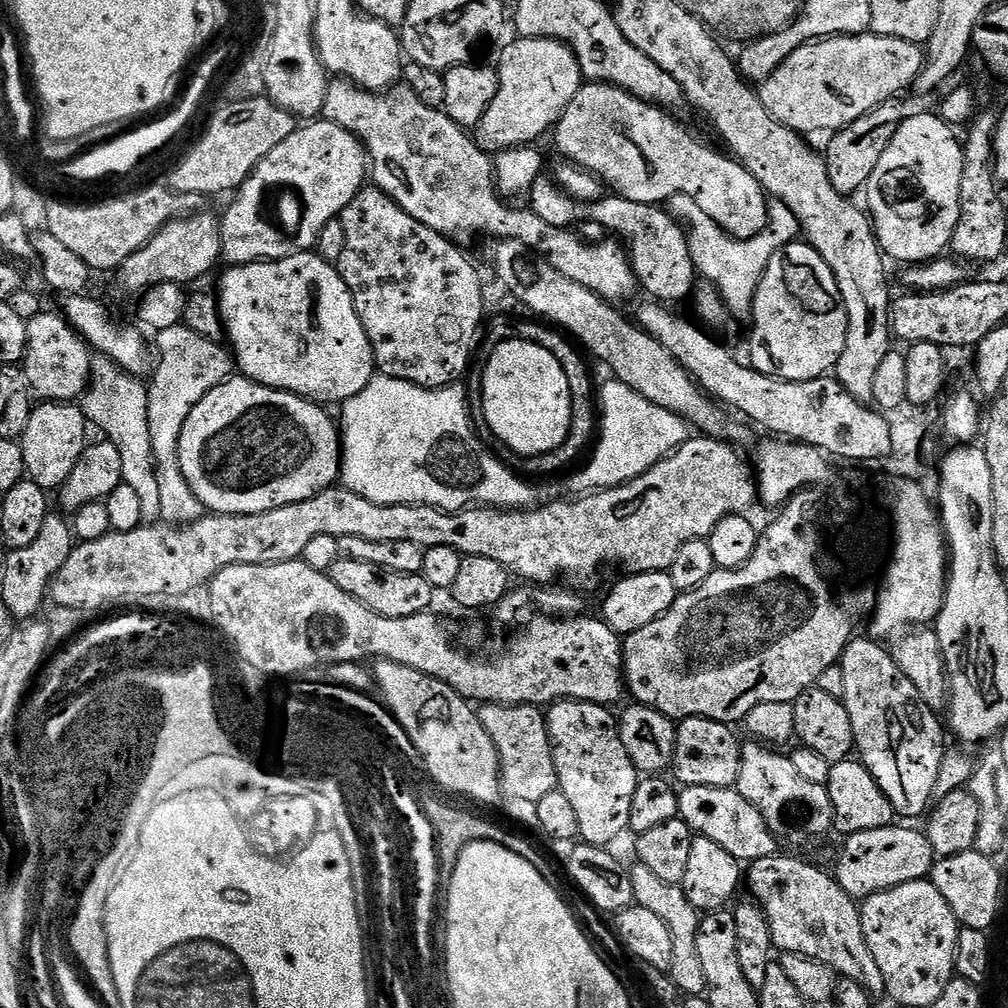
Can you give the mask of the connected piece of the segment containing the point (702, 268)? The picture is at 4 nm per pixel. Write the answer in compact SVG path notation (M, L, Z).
M672 196L666 201L666 208L673 219L686 226L689 250L697 273L701 277L705 276L708 279L705 281L720 293L728 306L729 313L735 319L737 316L738 319L747 321L752 315L756 287L762 282L771 256L801 235L800 223L798 218L794 218L794 214L790 214L790 206L769 199L768 224L762 230L762 234L749 240L739 240L728 232L722 231L718 222L714 222L710 214L705 214L699 208L698 202L694 202L694 198L689 196Z

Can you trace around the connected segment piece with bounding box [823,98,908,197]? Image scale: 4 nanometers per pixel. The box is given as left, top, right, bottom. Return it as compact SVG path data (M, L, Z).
M903 99L887 100L886 103L879 104L874 110L868 111L861 118L856 119L848 127L840 129L829 137L829 144L824 149L824 165L830 177L830 183L834 190L843 196L854 196L860 188L861 190L871 180L872 174L882 154L886 152L891 138L897 132L898 126L907 117Z

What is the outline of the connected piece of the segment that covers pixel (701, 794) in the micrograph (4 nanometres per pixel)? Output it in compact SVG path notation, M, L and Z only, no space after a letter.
M684 786L678 792L679 819L690 826L690 830L702 838L710 838L726 850L738 862L761 860L777 851L778 841L769 832L764 819L750 802L736 792L735 787L715 788L714 786Z

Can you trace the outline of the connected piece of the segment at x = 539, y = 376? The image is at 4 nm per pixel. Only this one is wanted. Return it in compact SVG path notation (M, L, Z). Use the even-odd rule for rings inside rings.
M503 340L491 350L488 365L484 368L484 420L489 430L520 458L543 458L547 452L561 448L570 430L572 399L570 382L566 382L566 374L558 358L554 358L550 350L542 350L542 346L529 340Z

